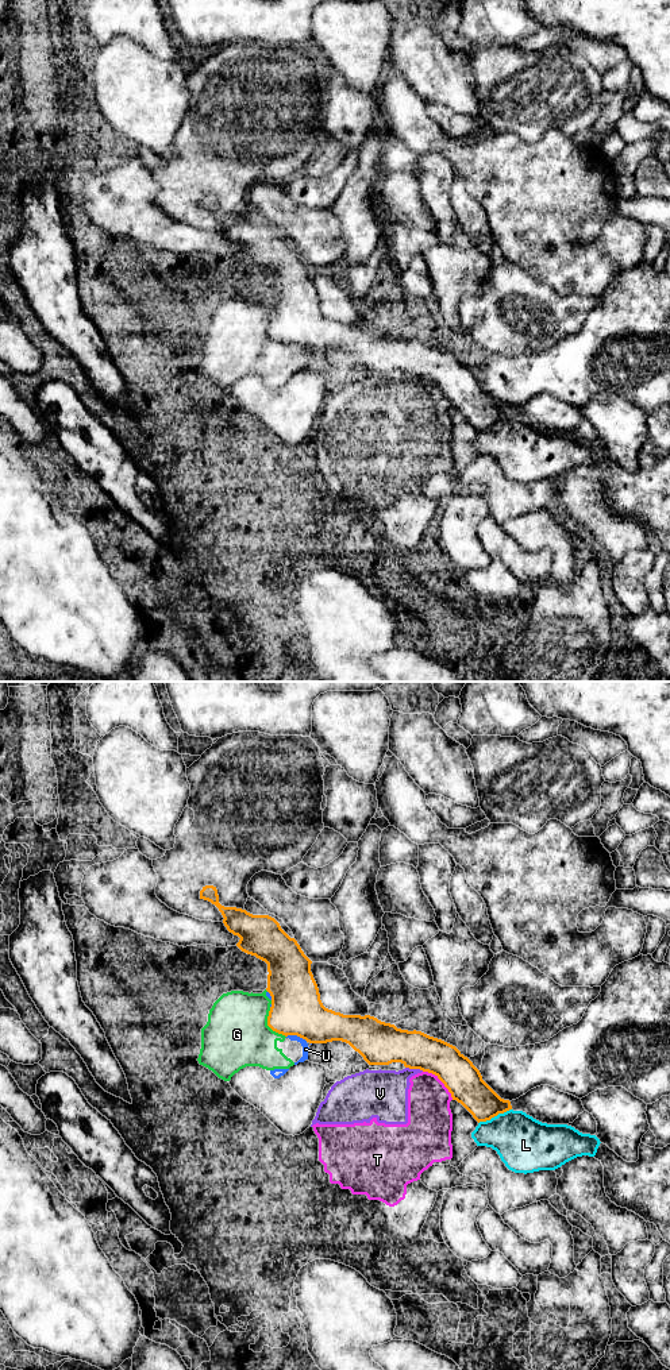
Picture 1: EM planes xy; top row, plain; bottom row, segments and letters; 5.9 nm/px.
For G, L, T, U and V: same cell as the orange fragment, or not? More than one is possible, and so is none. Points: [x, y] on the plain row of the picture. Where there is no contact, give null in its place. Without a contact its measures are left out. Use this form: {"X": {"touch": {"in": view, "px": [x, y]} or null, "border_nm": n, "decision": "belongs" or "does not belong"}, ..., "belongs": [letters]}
{"G": {"touch": {"in": "xy", "px": [268, 334]}, "border_nm": 200, "decision": "does not belong"}, "L": {"touch": {"in": "xy", "px": [495, 424]}, "border_nm": 220, "decision": "does not belong"}, "T": {"touch": {"in": "xy", "px": [441, 389]}, "border_nm": 260, "decision": "does not belong"}, "U": {"touch": {"in": "xy", "px": [297, 344]}, "border_nm": 130, "decision": "does not belong"}, "V": {"touch": {"in": "xy", "px": [415, 377]}, "border_nm": 110, "decision": "does not belong"}, "belongs": []}

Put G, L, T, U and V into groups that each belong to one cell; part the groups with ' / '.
G U / L / T V

